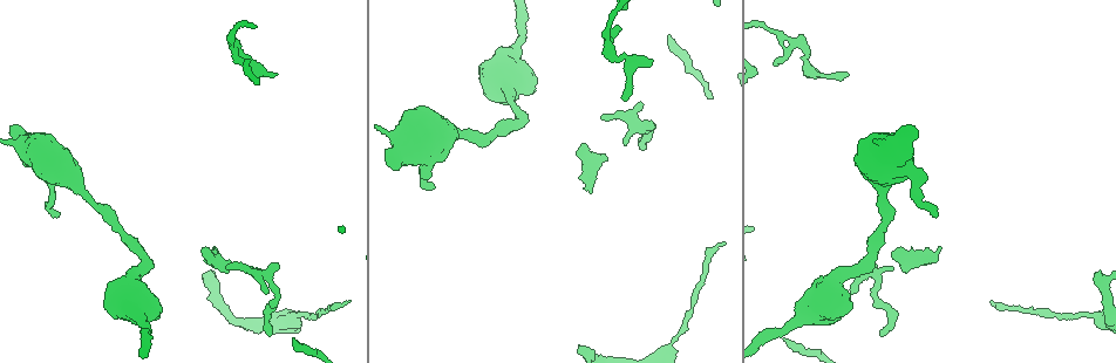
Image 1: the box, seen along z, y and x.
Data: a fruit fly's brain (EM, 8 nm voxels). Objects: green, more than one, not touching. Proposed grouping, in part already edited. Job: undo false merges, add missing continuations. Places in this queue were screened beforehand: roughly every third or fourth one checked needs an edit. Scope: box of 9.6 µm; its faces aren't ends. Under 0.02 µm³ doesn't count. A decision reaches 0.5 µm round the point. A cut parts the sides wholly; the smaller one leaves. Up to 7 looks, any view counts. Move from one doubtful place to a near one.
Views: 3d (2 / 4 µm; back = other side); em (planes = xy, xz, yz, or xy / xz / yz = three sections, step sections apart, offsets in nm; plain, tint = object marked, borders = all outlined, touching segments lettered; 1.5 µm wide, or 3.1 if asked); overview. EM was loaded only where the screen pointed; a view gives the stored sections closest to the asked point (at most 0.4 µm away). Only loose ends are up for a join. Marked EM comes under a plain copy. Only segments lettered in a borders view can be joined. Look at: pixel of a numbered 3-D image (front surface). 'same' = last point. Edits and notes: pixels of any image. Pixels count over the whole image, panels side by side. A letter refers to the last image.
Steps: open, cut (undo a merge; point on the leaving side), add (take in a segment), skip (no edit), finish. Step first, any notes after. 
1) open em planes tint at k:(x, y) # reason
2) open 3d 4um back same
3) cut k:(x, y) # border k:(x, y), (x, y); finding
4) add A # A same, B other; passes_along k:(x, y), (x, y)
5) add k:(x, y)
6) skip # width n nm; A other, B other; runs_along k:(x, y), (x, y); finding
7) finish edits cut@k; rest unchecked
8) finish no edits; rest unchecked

open 3d 2um at 1:(933, 216)

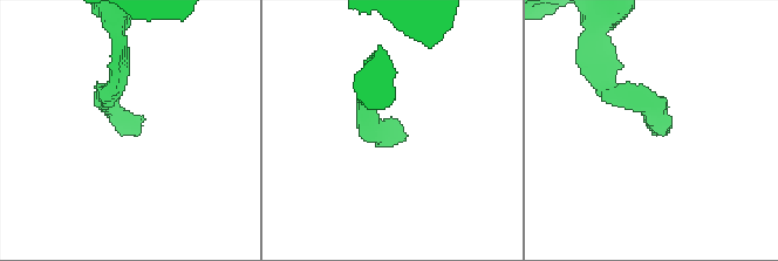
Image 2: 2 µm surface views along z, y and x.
open em planes borders at 2:(138, 134) # shape alone is not enough

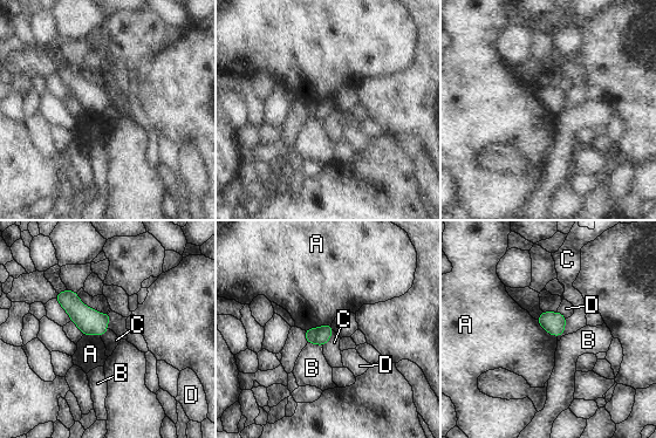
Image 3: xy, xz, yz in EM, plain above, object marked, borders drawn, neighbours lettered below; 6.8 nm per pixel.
skip # A other, B other, C other, D other; border 3:(567, 319), (564, 332), (558, 336); none of them fits

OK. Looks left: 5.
open 3d 2um at 1:(602, 115) # free end

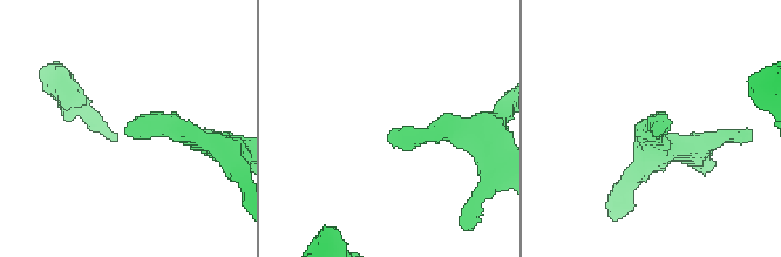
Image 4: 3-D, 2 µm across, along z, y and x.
open em planes borders at 4:(124, 133)

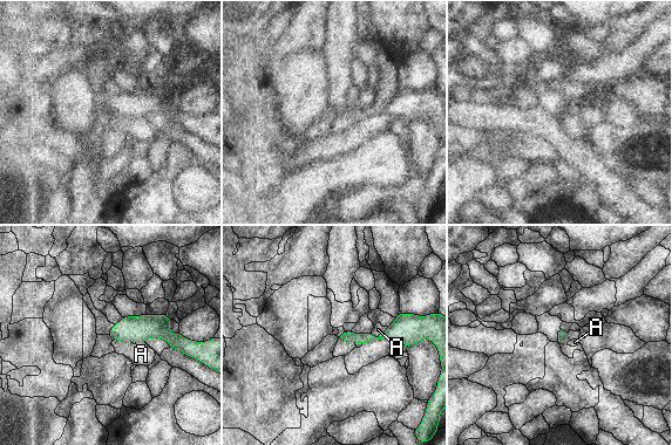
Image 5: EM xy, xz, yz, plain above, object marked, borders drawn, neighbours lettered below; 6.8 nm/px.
skip # A other; runs_along 5:(113, 331), (162, 330), (180, 343); none of them fits

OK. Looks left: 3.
open 3d 2um at 1:(618, 25) # an open end

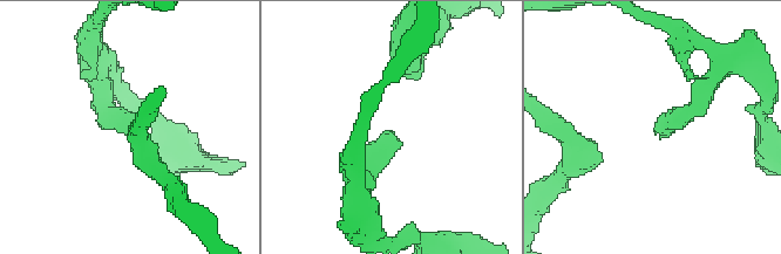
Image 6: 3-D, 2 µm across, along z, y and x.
open em planes borders at 6:(393, 131)

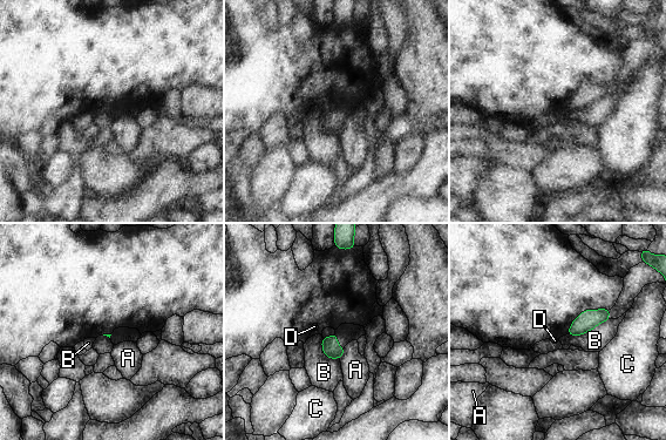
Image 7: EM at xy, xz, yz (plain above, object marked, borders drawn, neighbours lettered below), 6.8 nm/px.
skip # A other, B other, C other, D other; border 7:(345, 347), (339, 358); no lettered segment goes on from it

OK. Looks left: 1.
finish no edits; rest unchecked

